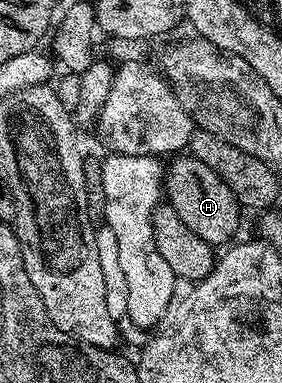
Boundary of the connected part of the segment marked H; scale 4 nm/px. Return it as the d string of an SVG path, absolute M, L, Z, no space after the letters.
M180 153L172 157L170 162L165 170L166 201L179 213L181 220L185 220L186 226L201 236L201 240L208 242L212 248L226 247L236 237L234 234L239 230L241 213L240 204L233 196L229 184L225 184L225 180L221 180L213 168L201 164L194 153Z

